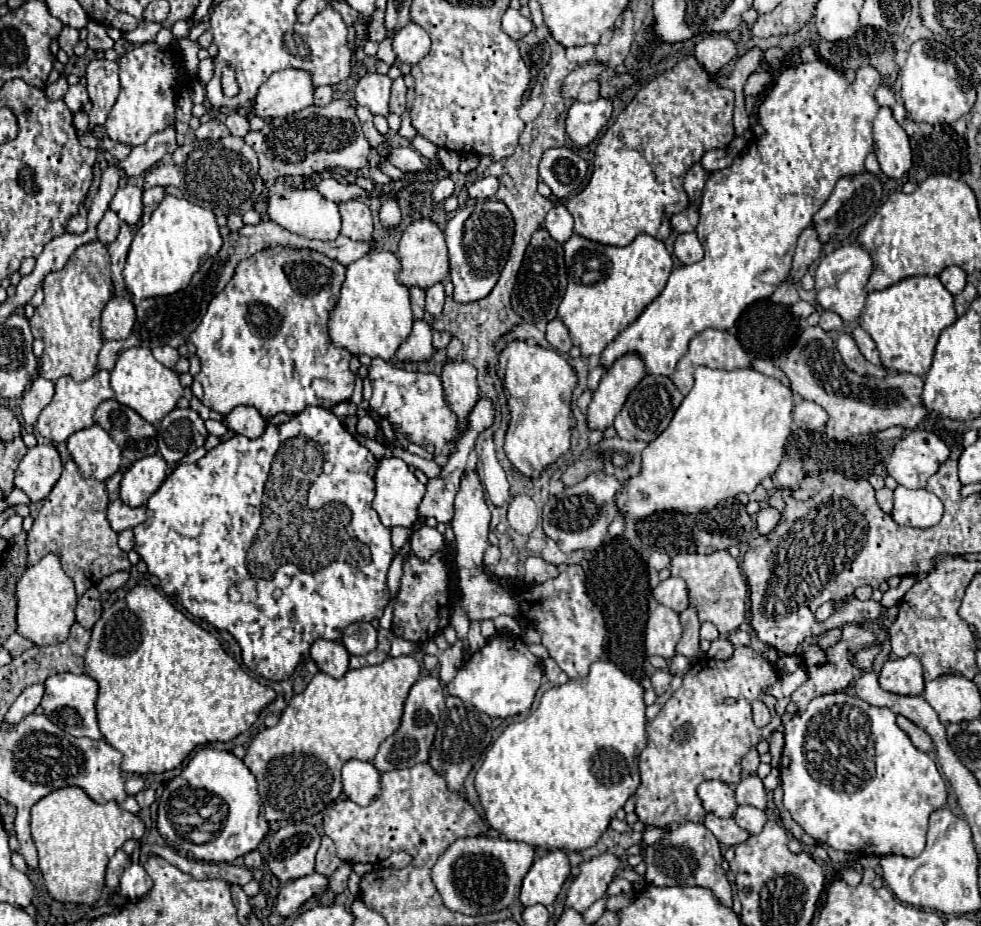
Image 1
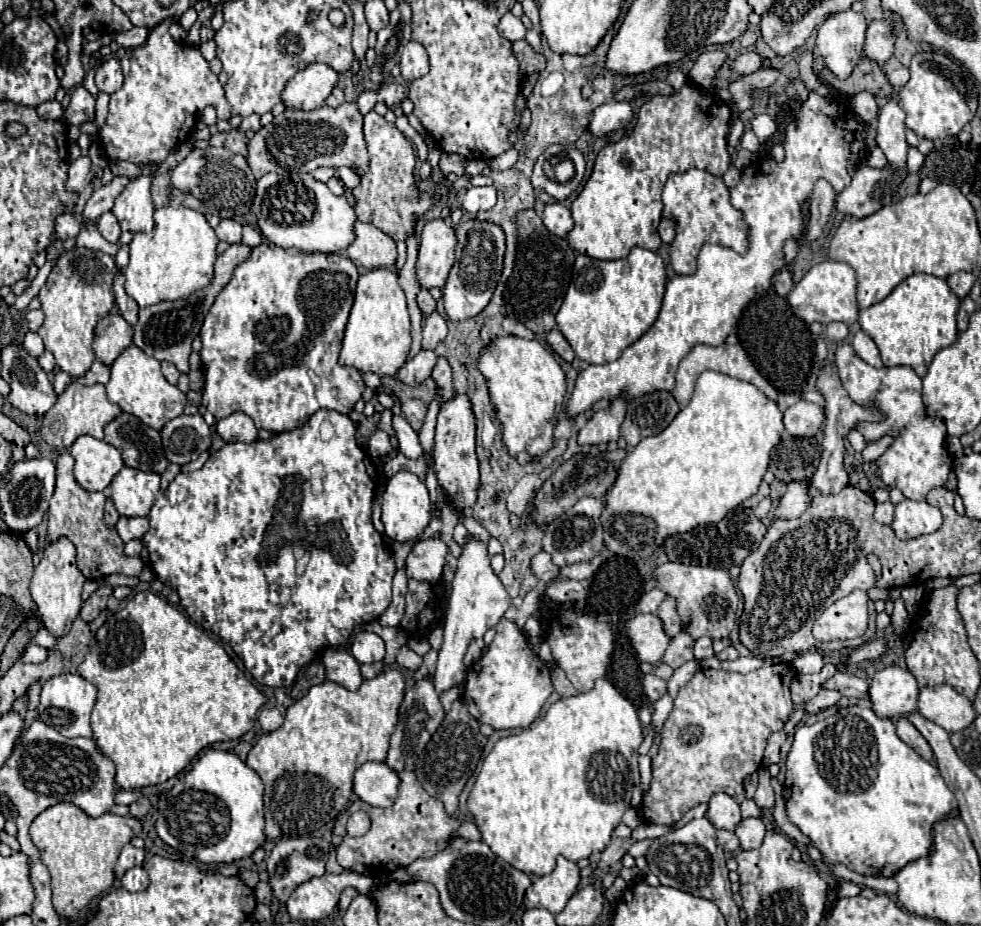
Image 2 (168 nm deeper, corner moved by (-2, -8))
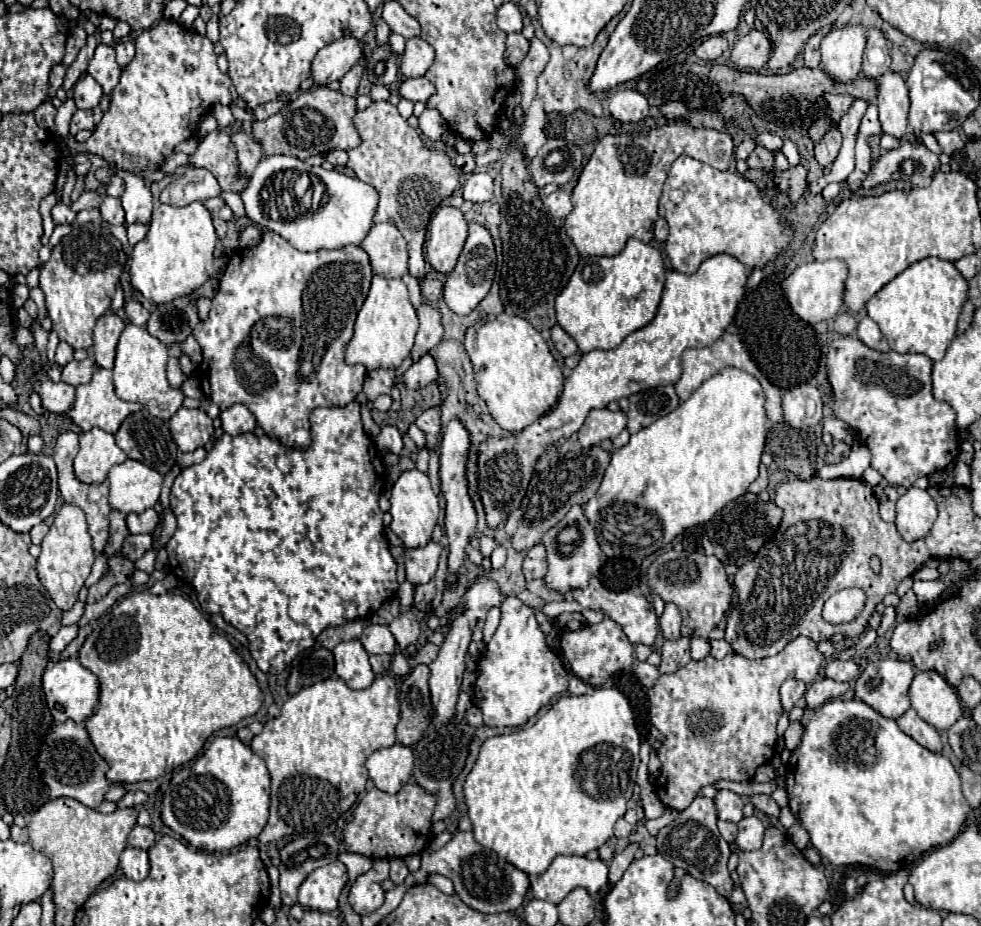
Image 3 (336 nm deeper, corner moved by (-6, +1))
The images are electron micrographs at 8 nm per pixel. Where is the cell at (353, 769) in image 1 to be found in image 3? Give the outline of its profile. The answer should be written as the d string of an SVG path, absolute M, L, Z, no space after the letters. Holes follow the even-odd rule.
M401 743L375 751L367 761L369 777L385 793L397 793L413 773L413 751Z

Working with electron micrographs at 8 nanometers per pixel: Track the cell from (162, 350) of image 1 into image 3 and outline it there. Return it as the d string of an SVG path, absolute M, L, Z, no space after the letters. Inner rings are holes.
M175 357L169 359L169 365L167 365L167 379L169 379L169 385L171 387L181 387L181 383L185 381L185 375L179 367L179 361Z

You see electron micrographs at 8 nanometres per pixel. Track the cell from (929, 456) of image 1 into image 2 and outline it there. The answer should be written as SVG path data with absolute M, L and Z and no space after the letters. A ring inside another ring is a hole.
M841 344L837 348L835 364L839 368L841 384L853 400L865 408L877 406L877 410L887 416L879 424L863 422L857 426L865 440L873 442L879 440L883 434L895 436L895 442L887 448L887 452L877 458L881 480L889 488L899 488L905 498L925 500L929 490L947 482L947 476L951 472L951 456L943 446L947 436L943 420L925 416L925 408L921 402L921 378L907 366L873 368L853 352L851 344Z

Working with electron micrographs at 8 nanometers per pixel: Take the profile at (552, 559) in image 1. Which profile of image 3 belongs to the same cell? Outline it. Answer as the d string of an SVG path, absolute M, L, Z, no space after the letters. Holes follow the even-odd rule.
M535 545L527 551L527 557L523 561L523 575L527 581L531 579L541 579L547 571L547 559L545 559L545 549L543 545Z

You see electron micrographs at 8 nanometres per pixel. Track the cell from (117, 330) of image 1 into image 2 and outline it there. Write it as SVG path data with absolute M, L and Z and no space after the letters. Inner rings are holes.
M107 314L99 320L95 326L95 340L93 340L93 352L95 356L105 362L113 364L113 360L131 346L133 328L121 314Z

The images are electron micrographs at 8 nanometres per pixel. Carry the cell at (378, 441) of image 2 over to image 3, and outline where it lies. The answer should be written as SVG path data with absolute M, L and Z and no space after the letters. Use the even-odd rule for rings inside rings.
M385 425L377 437L377 447L379 449L385 449L385 451L391 451L395 455L401 453L403 449L403 439L401 439L401 433L397 431L397 427L391 427L391 425Z

